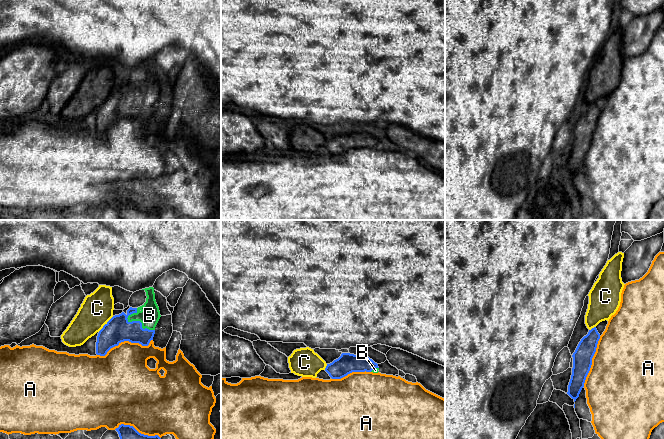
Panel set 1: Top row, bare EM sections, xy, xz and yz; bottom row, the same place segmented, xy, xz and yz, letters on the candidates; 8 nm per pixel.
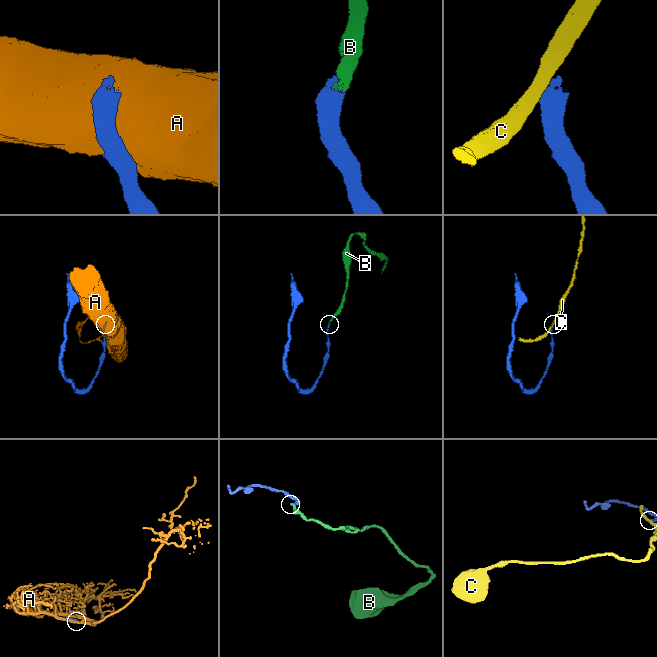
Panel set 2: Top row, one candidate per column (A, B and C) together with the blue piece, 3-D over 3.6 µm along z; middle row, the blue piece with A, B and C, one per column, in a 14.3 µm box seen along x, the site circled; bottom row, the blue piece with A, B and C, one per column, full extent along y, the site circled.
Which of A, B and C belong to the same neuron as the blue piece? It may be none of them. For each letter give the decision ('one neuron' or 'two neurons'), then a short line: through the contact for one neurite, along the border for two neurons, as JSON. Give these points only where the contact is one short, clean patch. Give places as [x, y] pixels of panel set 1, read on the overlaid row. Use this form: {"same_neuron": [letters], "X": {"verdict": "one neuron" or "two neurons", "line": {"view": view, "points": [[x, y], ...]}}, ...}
{"same_neuron": ["B"], "A": {"verdict": "two neurons"}, "B": {"verdict": "one neuron"}, "C": {"verdict": "two neurons", "line": {"view": "xy", "points": [[113, 316], [98, 331]]}}}

